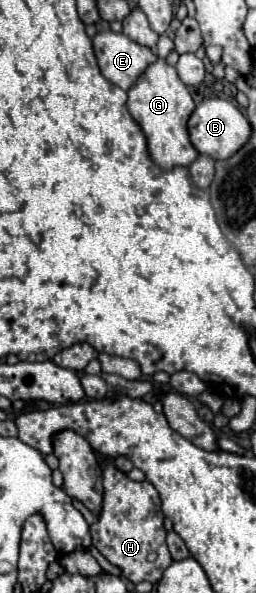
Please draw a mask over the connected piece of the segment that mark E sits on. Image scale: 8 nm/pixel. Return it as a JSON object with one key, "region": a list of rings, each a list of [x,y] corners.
{"region":[[[99,31],[93,37],[93,49],[101,75],[123,91],[127,91],[145,67],[157,59],[151,49],[113,31]]]}

